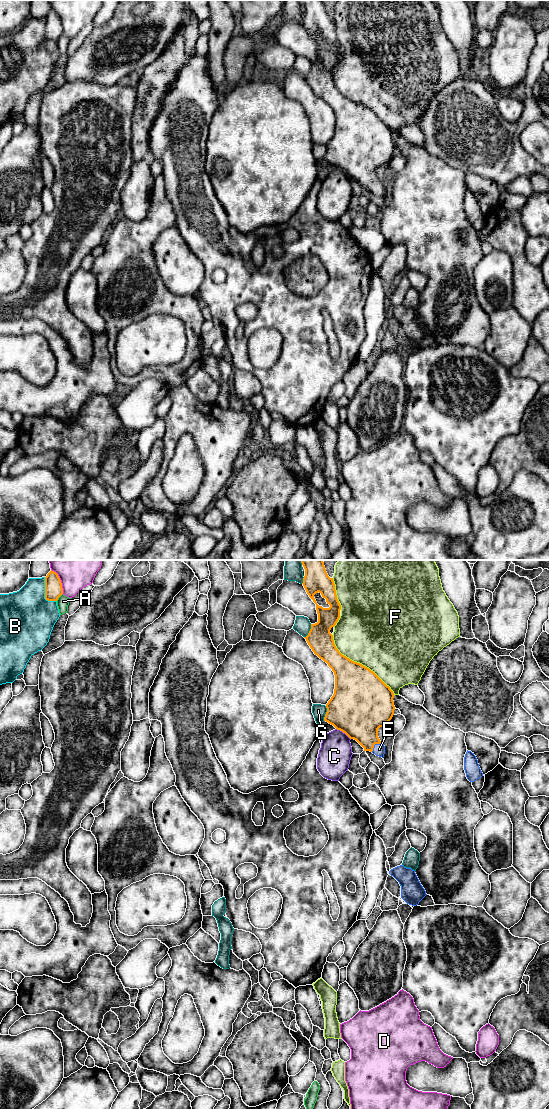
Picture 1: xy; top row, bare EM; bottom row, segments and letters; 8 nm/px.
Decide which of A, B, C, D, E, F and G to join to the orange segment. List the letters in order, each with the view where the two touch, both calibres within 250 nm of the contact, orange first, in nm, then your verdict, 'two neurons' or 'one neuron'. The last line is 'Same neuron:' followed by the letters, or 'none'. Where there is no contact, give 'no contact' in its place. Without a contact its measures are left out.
A: meets orange in xy; 140 nm thick on the orange side, 100 nm on the other; two neurons
B: meets orange in xy; 140 nm thick on the orange side, 420 nm on the other; two neurons
C: meets orange in xy; 460 nm thick on the orange side, 260 nm on the other; two neurons
D: meets orange in xy; 140 nm thick on the orange side, 380 nm on the other; two neurons
E: meets orange in xy; 360 nm thick on the orange side, 100 nm on the other; one neuron
F: meets orange in xy; 420 nm thick on the orange side, 500 nm on the other; two neurons
G: meets orange in xy; 440 nm thick on the orange side, 110 nm on the other; two neurons
Same neuron: E

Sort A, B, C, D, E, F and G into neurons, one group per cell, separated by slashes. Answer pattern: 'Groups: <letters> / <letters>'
Groups: A / B / C / D / E / F / G

